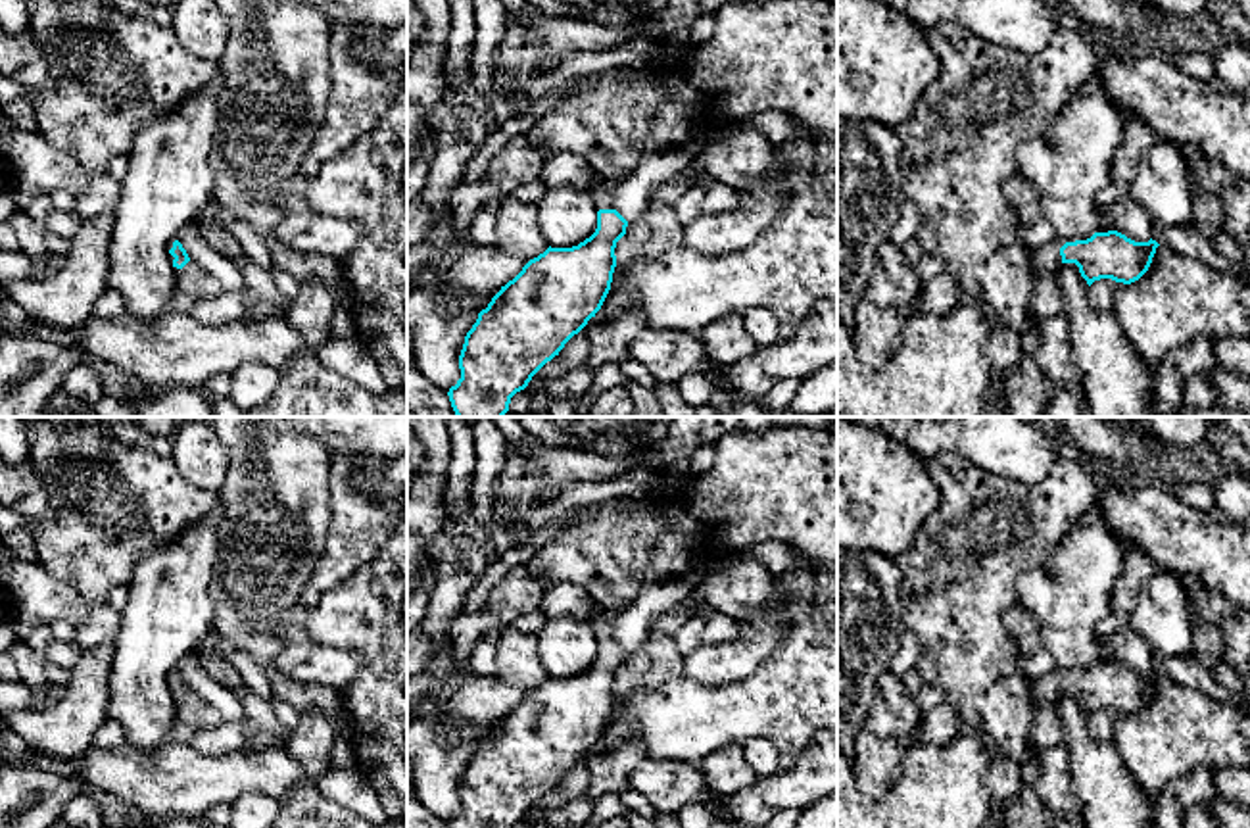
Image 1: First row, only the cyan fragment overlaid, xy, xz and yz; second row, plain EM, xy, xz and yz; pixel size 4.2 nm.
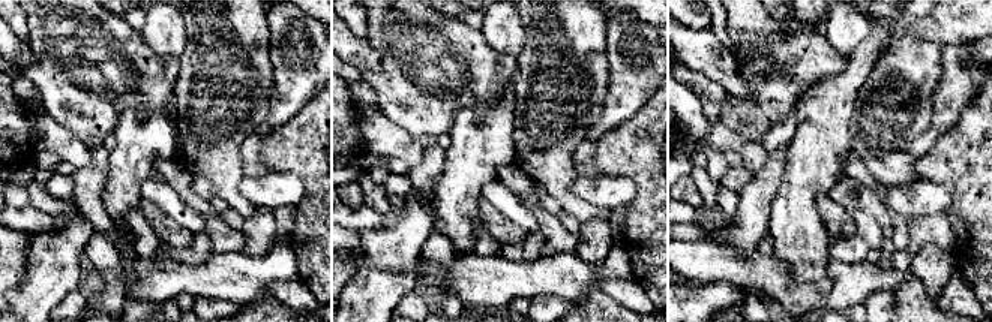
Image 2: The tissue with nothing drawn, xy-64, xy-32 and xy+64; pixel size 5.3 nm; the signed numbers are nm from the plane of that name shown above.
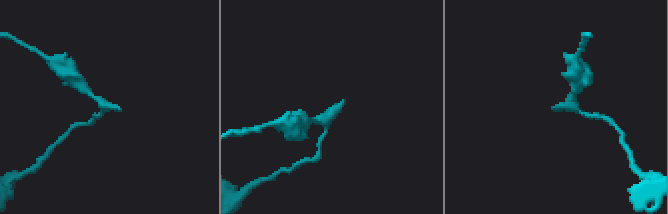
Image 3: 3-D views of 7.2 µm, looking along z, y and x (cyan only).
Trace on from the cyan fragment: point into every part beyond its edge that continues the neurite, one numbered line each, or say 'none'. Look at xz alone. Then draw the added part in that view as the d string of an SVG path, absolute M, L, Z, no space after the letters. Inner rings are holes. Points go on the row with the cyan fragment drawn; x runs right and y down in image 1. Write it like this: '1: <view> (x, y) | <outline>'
1: xz (601, 194) | M624 175L626 177L626 175ZM624 177L603 181L599 186L591 190L591 198L599 209L613 209L613 194Z

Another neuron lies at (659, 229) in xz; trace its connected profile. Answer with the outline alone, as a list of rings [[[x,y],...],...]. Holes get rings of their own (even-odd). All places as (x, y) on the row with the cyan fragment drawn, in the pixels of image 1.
[[[653,204],[639,221],[628,221],[626,234],[616,242],[614,288],[636,259],[655,257],[684,246],[685,227],[672,206]]]

